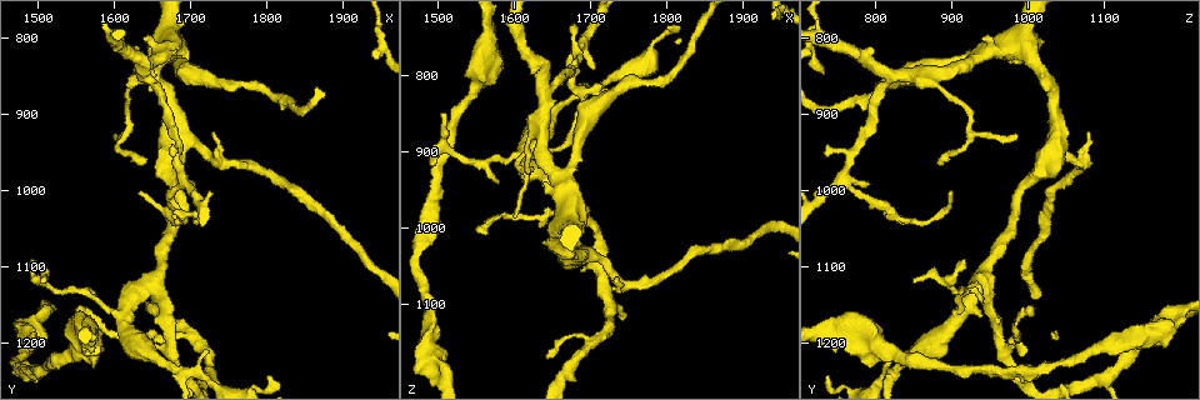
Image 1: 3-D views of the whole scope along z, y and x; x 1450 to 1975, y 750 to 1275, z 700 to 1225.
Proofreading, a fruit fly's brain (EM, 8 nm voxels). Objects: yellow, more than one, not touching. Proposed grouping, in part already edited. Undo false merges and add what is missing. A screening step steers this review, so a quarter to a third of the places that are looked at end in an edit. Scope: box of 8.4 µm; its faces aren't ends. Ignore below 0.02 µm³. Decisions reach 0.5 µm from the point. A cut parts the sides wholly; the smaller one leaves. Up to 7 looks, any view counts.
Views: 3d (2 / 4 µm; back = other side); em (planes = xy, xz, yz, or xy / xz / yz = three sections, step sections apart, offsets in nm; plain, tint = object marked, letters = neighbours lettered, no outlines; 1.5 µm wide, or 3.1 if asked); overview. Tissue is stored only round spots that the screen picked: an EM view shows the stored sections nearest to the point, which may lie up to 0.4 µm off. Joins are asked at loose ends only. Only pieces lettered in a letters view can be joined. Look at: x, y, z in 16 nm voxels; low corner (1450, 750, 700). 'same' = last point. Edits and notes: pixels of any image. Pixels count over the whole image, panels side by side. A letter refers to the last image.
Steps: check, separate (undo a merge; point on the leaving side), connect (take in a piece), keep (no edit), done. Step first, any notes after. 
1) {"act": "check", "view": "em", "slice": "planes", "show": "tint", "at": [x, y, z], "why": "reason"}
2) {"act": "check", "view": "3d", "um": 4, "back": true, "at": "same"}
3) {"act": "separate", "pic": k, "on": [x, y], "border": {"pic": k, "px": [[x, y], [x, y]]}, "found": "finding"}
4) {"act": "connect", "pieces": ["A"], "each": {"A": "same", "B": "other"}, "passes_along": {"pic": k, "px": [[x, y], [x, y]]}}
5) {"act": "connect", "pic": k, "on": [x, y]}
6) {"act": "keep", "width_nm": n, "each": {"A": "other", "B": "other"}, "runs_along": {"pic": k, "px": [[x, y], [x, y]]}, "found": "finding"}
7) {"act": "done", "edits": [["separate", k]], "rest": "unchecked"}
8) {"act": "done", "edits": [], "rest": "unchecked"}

{"act": "check", "view": "em", "slice": "planes", "show": "tint", "at": [1690, 1245, 820], "why": "thin neck"}

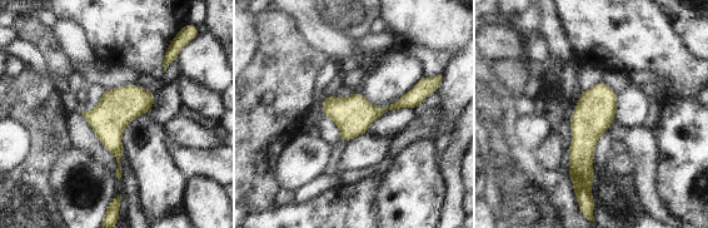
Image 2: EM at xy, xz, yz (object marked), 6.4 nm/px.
{"act": "check", "view": "em", "slice": "planes", "show": "letters", "at": "same"}

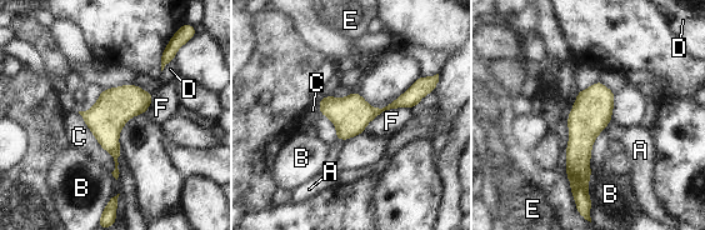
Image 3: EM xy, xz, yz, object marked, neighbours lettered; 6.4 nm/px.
{"act": "keep", "width_nm": 240, "each": {"A": "other", "B": "other", "C": "other", "D": "other", "E": "other", "F": "other"}, "runs_along": {"pic": 3, "px": [[599, 85], [580, 139], [578, 189]]}, "found": "continuous, no second cell"}

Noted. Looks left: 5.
{"act": "check", "view": "3d", "um": 4, "at": [1545, 1215, 820], "why": "calibre changes"}

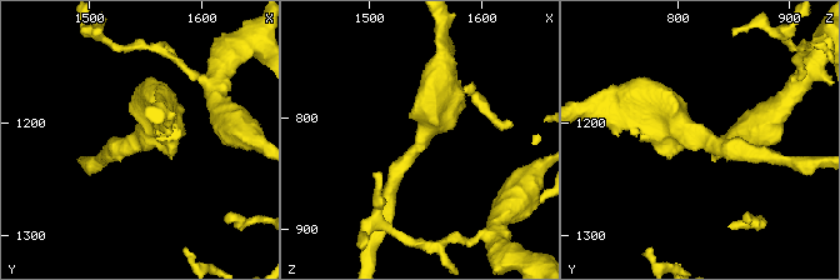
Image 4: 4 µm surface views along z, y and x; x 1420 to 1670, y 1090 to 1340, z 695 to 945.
{"act": "check", "view": "em", "slice": "planes", "show": "plain", "at": [1544, 1216, 824], "arm_widths_nm": [220, 460]}

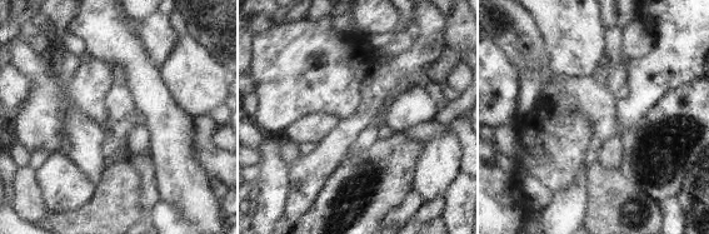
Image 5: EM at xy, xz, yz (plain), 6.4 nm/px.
{"act": "check", "view": "em", "slice": "planes", "show": "letters", "at": "same"}

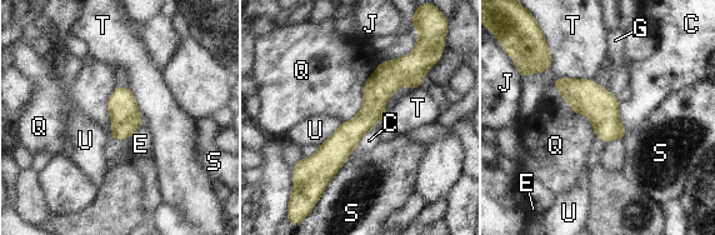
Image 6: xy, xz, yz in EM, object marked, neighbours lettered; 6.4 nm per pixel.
{"act": "keep", "each": {"C": "other", "E": "other", "G": "other", "J": "other", "Q": "other", "S": "other", "T": "other", "U": "other"}, "runs_along": {"pic": 6, "px": [[411, 65], [309, 173]]}, "found": "continuous, no second cell"}

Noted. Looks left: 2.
{"act": "check", "view": "em", "slice": "planes", "show": "letters", "at": [1510, 1120, 890], "why": "sharp bend"}

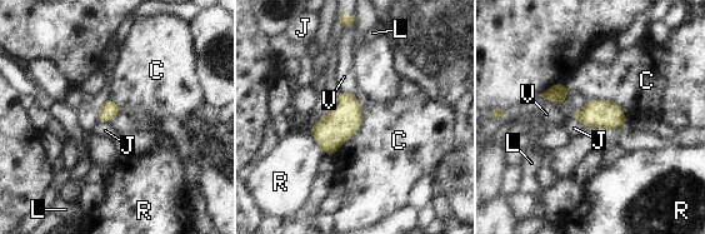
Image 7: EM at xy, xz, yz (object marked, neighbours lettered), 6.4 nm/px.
{"act": "keep", "each": {"C": "other", "J": "other", "L": "other", "R": "other", "V": "other"}, "border": {"pic": 7, "px": [[360, 104], [360, 127], [333, 154]]}, "found": "continuous, no second cell"}

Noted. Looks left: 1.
{"act": "done", "edits": [], "rest": "unchecked"}

